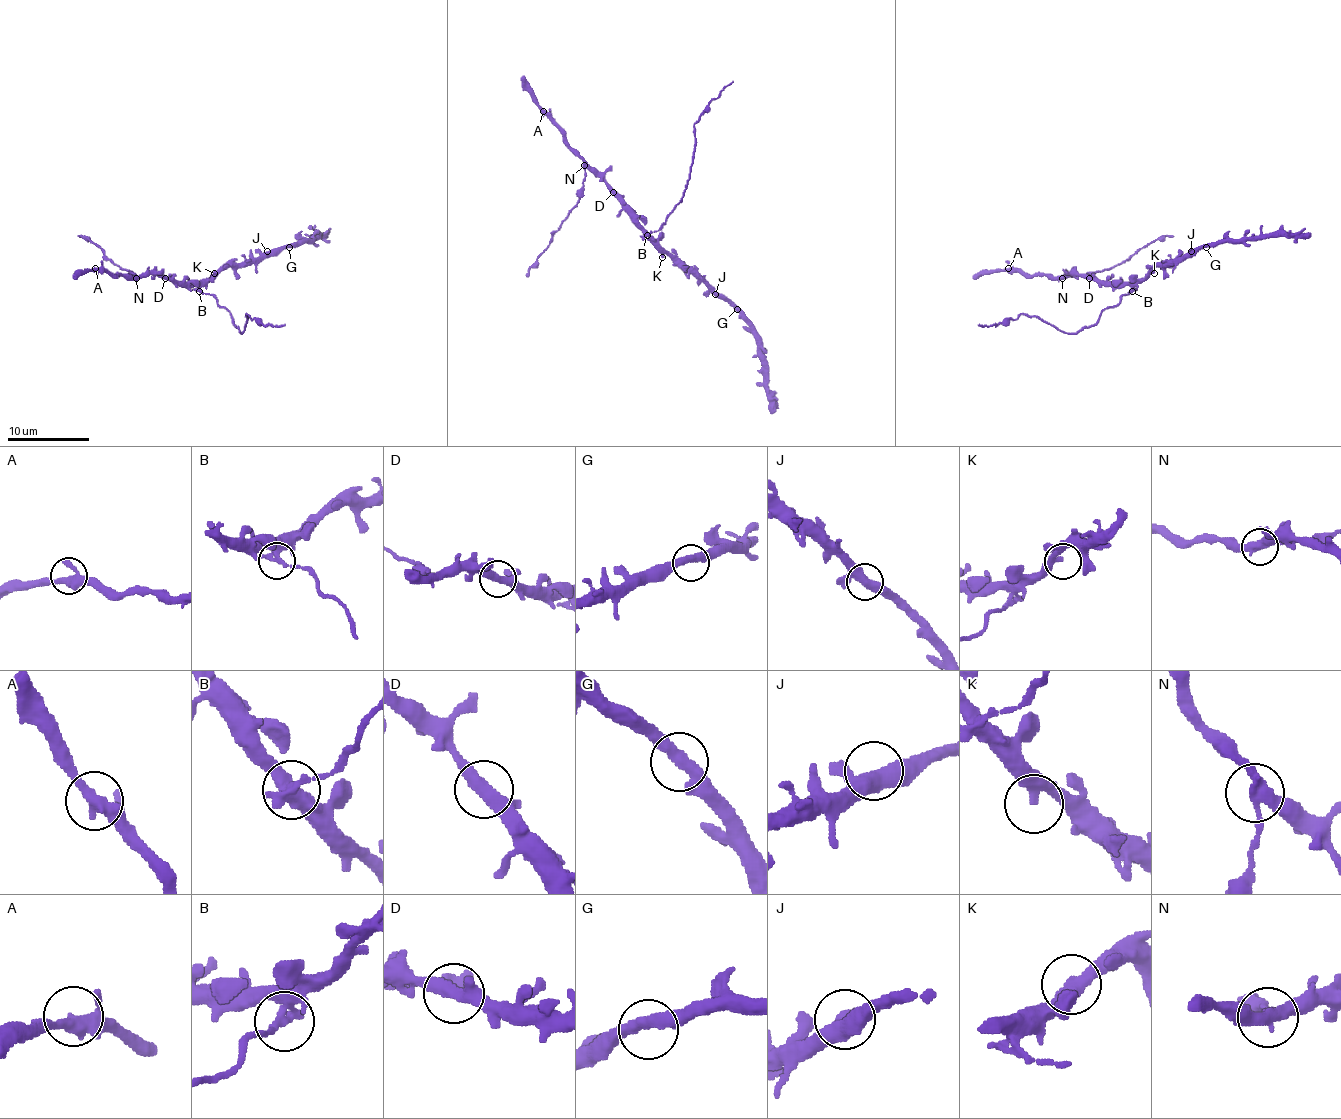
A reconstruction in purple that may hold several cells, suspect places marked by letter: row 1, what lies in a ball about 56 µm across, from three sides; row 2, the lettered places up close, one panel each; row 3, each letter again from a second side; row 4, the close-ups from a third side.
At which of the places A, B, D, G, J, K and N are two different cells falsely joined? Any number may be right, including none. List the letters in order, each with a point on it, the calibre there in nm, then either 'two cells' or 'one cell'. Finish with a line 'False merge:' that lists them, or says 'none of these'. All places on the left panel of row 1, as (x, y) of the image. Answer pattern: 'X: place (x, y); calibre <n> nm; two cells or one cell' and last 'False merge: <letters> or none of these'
A: place (95, 268); calibre 360 nm; one cell
B: place (199, 291); calibre 280 nm; two cells
D: place (165, 278); calibre 360 nm; one cell
G: place (289, 247); calibre 400 nm; one cell
J: place (267, 251); calibre 400 nm; one cell
K: place (214, 273); calibre 320 nm; one cell
N: place (136, 278); calibre 320 nm; two cells
False merge: B, N

